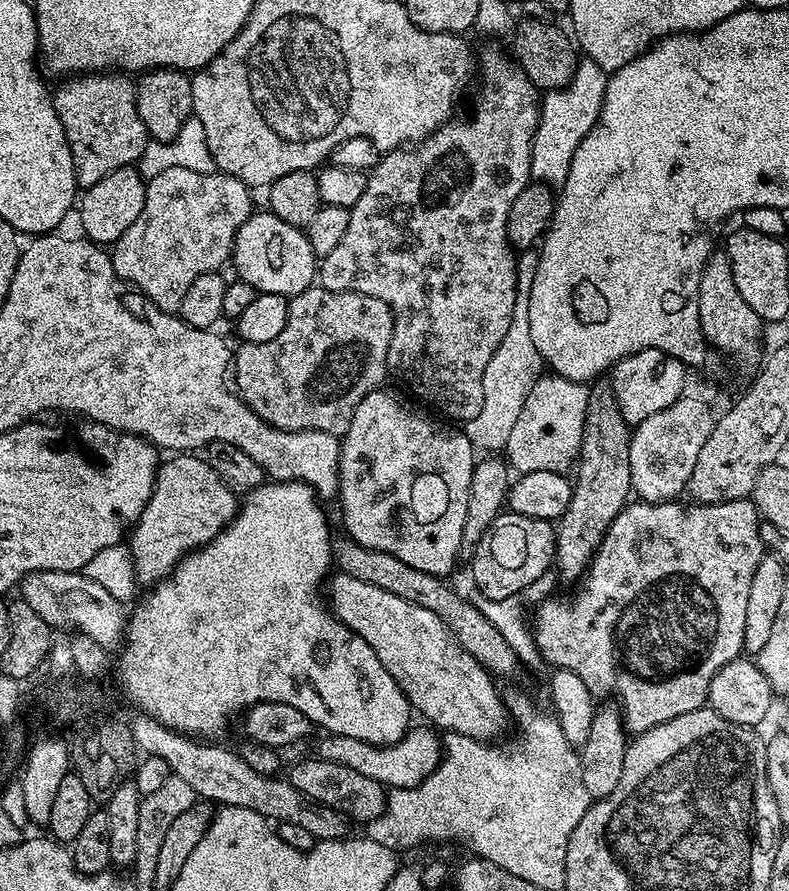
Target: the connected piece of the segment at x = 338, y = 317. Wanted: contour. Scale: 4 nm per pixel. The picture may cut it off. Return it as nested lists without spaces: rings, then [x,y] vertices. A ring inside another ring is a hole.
[[[319,286],[307,288],[289,299],[286,326],[278,338],[261,344],[244,342],[239,345],[240,349],[235,349],[235,387],[244,401],[269,424],[289,430],[309,428],[339,437],[351,426],[356,407],[383,385],[380,383],[384,375],[390,372],[388,351],[392,345],[393,323],[390,306],[378,298],[357,292],[331,292]]]

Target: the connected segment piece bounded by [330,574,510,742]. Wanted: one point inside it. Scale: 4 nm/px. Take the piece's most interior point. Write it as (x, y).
(444, 683)

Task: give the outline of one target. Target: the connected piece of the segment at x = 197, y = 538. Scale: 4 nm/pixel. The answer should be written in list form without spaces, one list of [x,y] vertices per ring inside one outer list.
[[[172,459],[176,460],[170,461],[168,465],[159,465],[152,498],[144,507],[143,516],[135,521],[136,533],[130,539],[135,579],[140,582],[157,581],[169,567],[168,555],[171,552],[183,553],[199,548],[201,543],[208,544],[234,515],[233,489],[225,486],[203,459]]]

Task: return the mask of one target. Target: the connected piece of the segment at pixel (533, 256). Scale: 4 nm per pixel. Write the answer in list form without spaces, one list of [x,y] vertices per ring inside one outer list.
[[[536,248],[523,249],[517,257],[516,294],[510,330],[506,330],[506,338],[502,338],[498,350],[494,350],[494,358],[486,362],[486,374],[482,378],[482,410],[462,428],[473,449],[485,448],[483,451],[488,454],[507,449],[510,430],[514,430],[514,422],[518,422],[518,414],[522,414],[522,406],[526,406],[530,390],[534,390],[542,375],[540,352],[530,336],[530,294],[539,261],[540,252]]]

